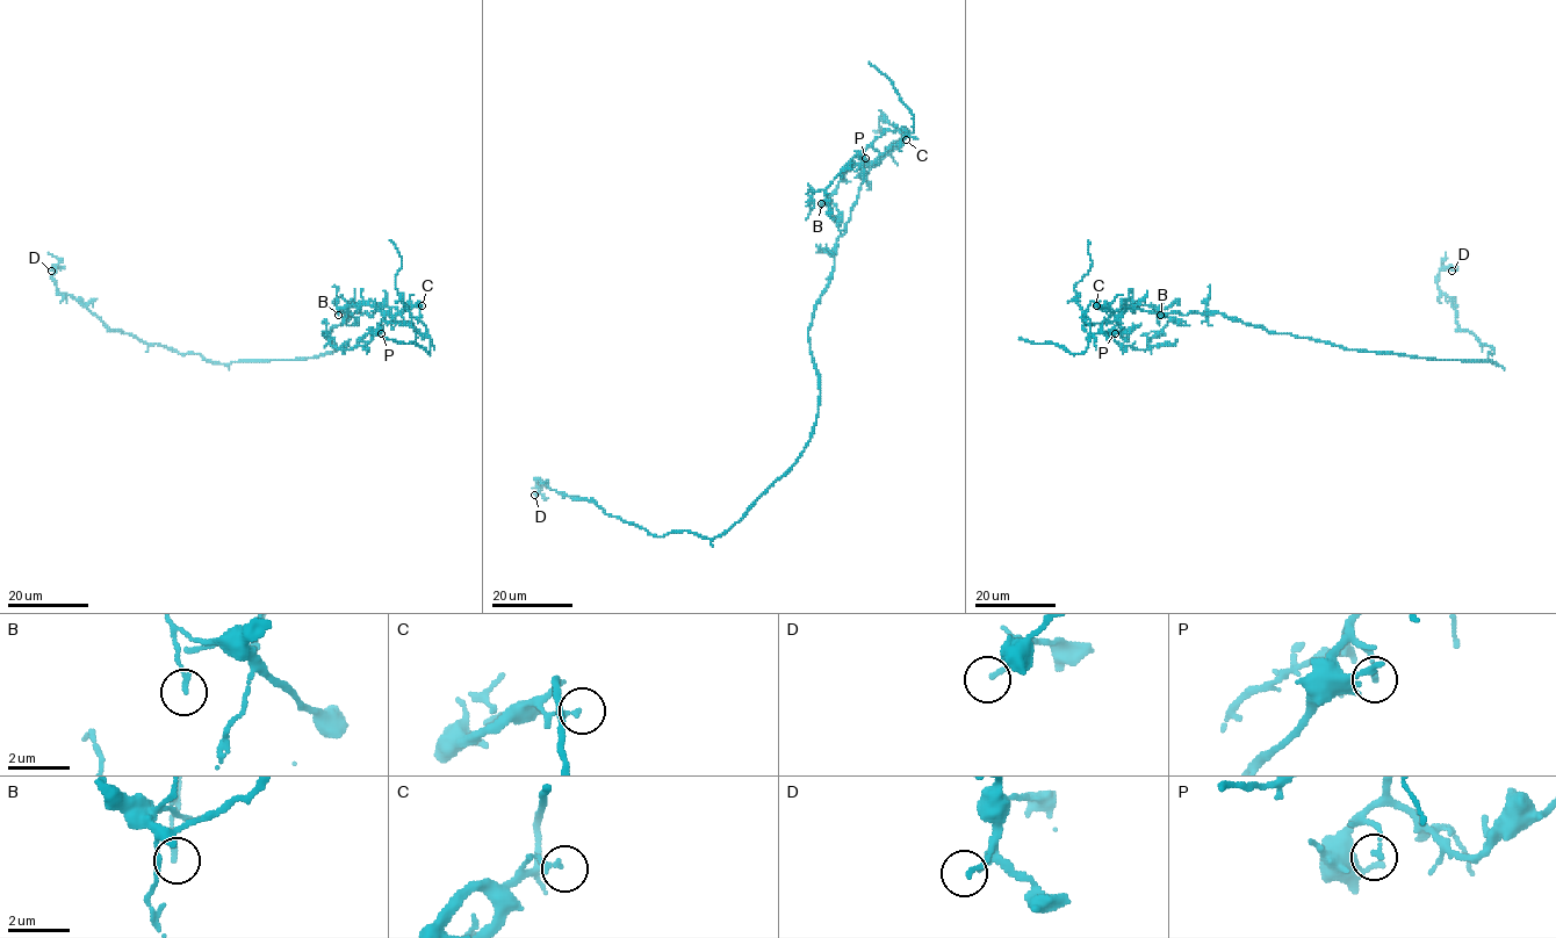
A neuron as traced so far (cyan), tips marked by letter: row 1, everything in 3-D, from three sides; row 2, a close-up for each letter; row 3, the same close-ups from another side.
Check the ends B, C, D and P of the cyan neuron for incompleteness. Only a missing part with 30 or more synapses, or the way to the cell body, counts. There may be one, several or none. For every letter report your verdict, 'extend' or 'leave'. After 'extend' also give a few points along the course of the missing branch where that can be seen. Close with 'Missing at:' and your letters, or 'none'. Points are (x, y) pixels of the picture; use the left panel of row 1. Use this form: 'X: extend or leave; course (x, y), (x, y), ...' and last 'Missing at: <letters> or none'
B: leave
C: leave
D: leave
P: leave
Missing at: none

